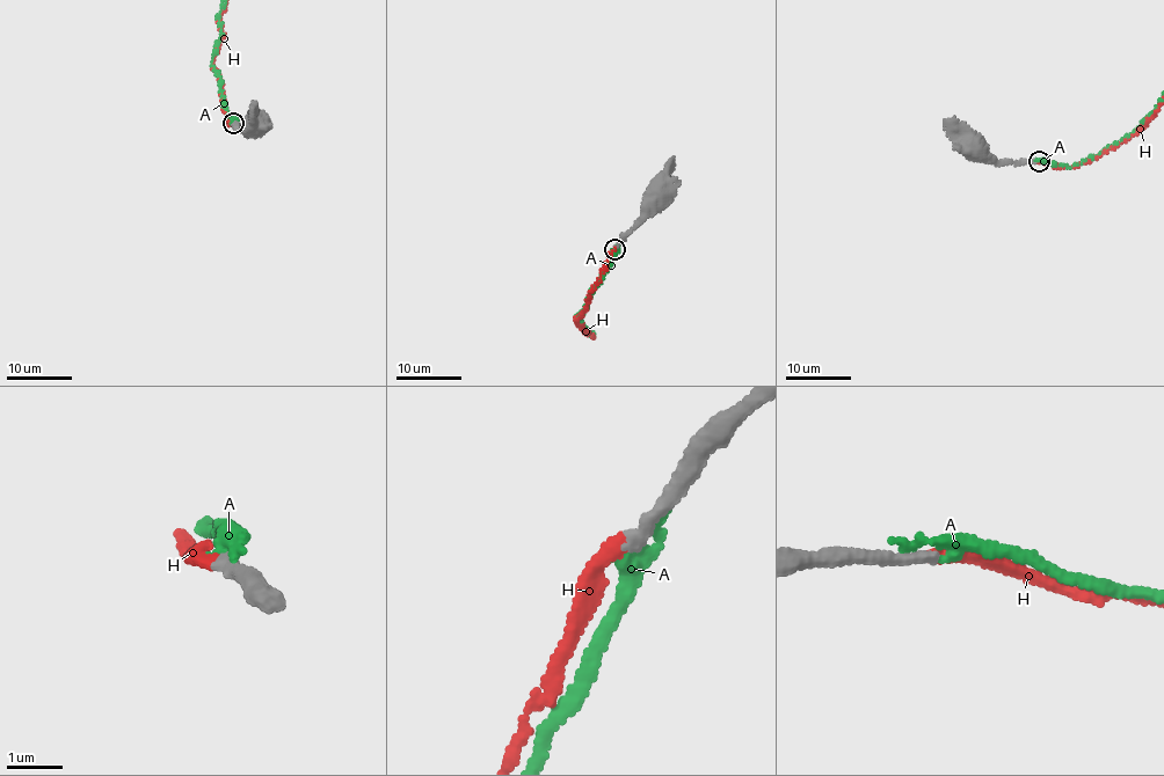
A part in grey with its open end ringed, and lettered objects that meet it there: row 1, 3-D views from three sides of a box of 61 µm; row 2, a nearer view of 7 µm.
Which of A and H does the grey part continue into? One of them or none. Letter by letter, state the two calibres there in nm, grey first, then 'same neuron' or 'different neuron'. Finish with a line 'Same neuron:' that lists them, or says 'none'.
A: calibres 280 and 190 nm; different neuron
H: calibres 220 and 240 nm; same neuron
Same neuron: H

